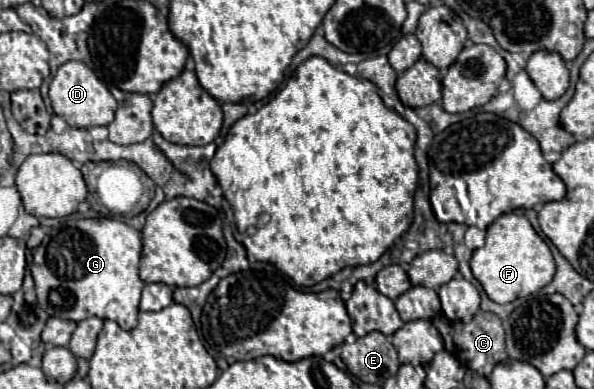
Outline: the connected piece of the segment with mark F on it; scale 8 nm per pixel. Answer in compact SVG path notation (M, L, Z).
M506 213L488 227L486 245L472 253L470 267L494 303L510 303L516 297L528 297L530 293L536 293L552 281L556 271L548 245L520 213Z

